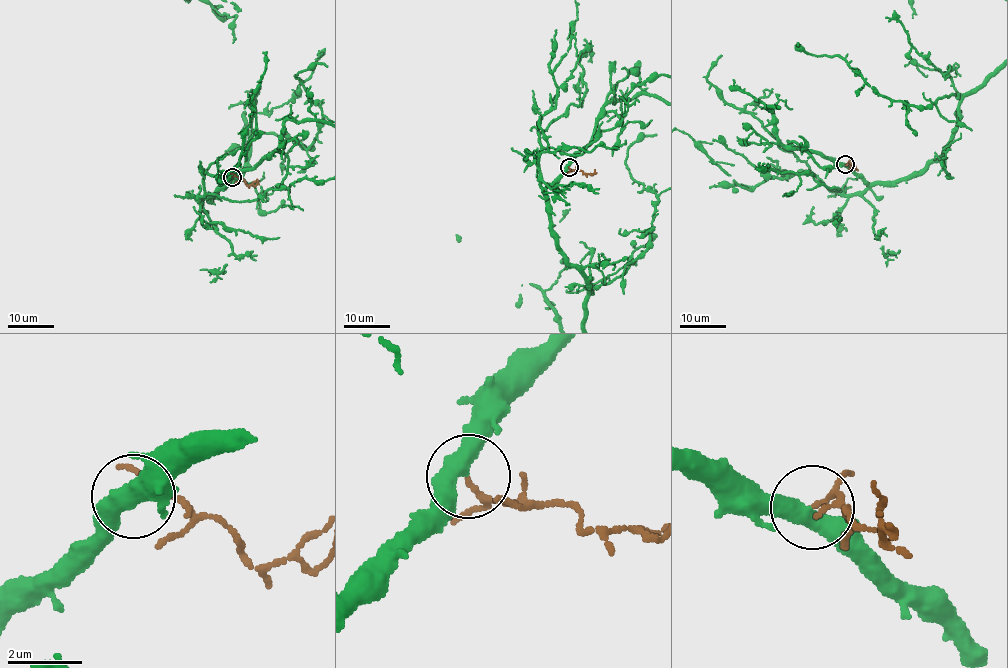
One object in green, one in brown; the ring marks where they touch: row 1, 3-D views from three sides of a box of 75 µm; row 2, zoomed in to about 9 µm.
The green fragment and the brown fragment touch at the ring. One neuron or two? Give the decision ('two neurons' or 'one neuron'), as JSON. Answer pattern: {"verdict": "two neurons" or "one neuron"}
{"verdict": "one neuron"}

